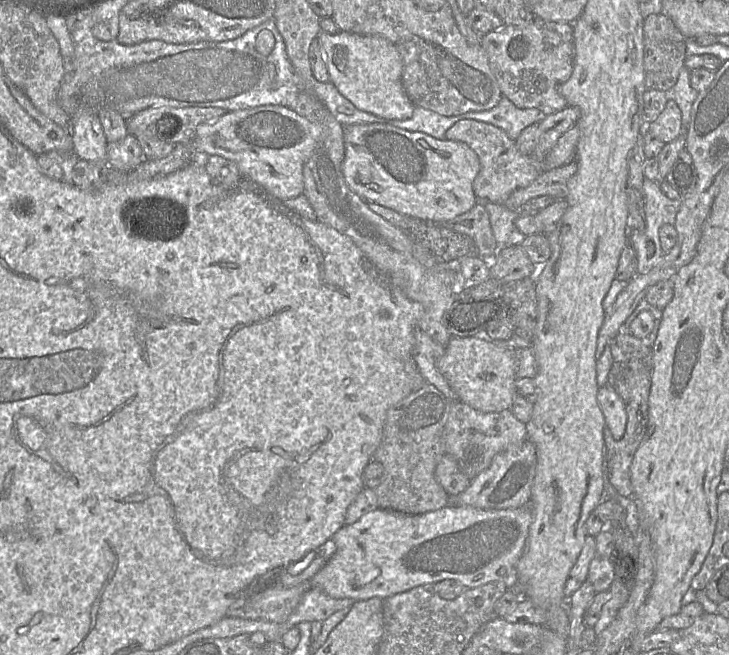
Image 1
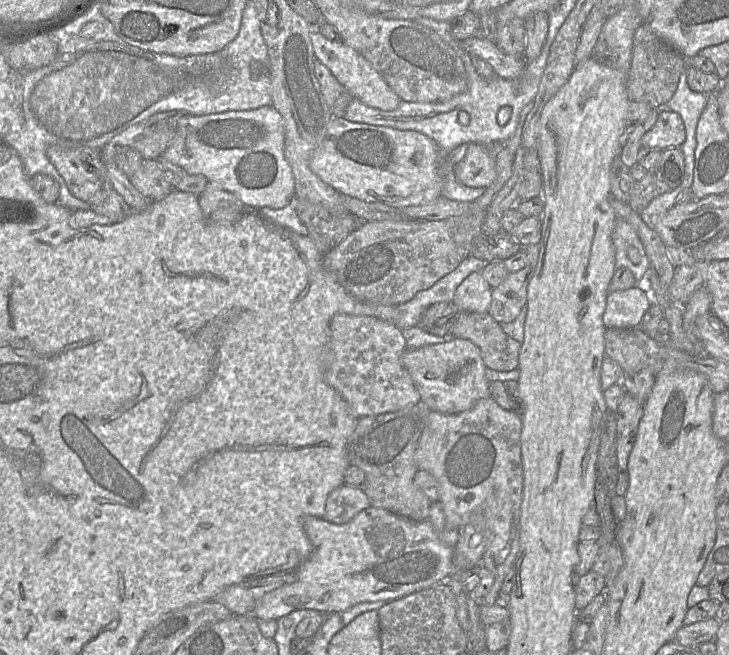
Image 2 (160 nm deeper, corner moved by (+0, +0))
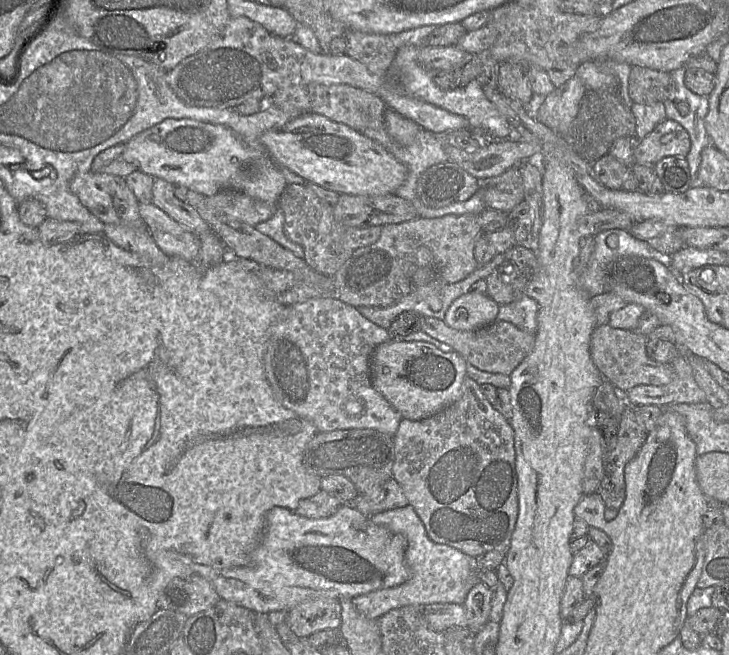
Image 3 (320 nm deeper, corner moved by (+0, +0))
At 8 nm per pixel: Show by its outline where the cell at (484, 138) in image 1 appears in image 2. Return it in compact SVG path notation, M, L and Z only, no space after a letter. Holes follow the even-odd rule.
M469 143L464 158L453 165L458 182L472 188L488 188L496 179L496 158L487 146Z

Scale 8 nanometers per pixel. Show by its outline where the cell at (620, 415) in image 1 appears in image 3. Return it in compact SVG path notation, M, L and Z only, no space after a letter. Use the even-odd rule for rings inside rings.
M680 355L670 363L674 378L666 385L638 385L627 391L632 406L654 404L666 407L671 404L696 404L706 402L703 390L697 385L691 366Z

